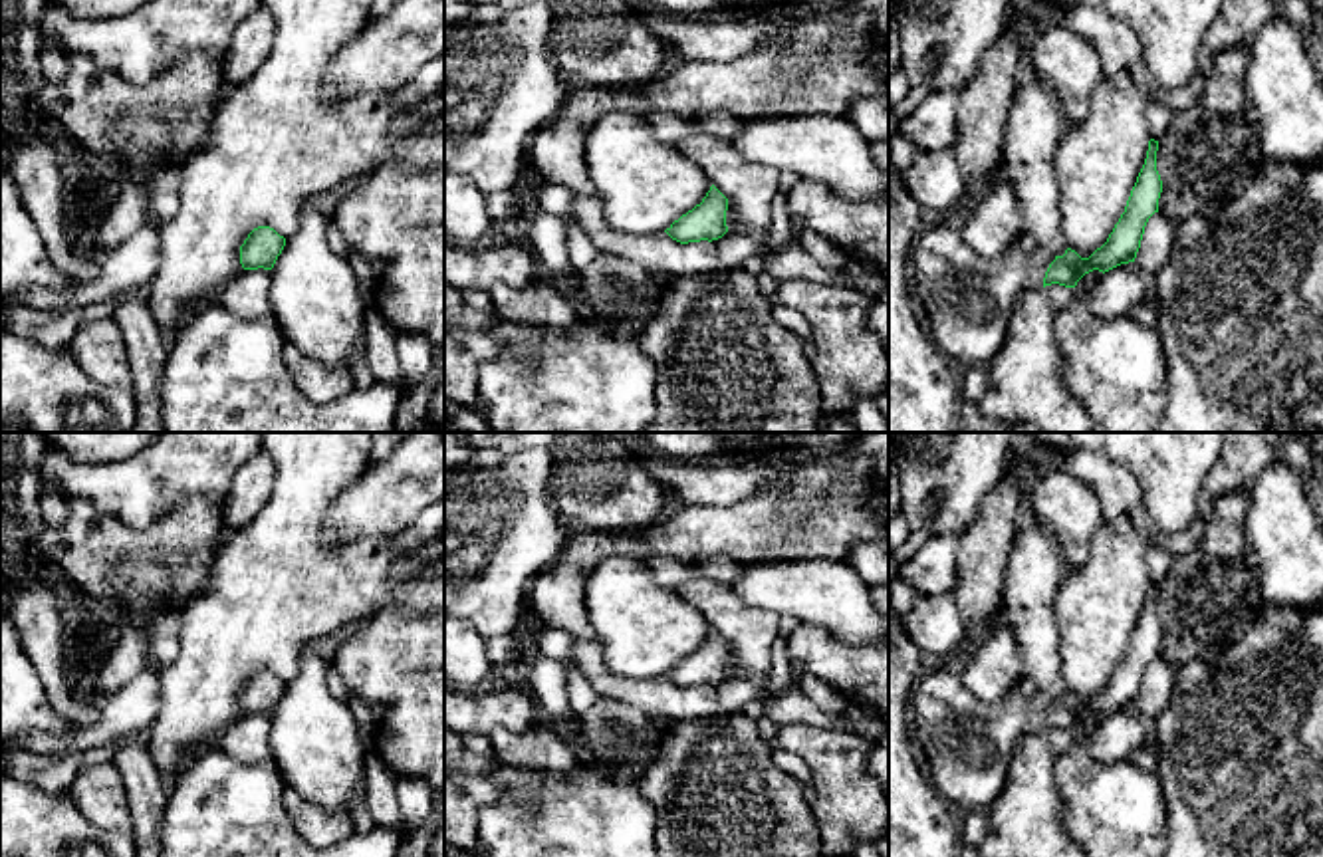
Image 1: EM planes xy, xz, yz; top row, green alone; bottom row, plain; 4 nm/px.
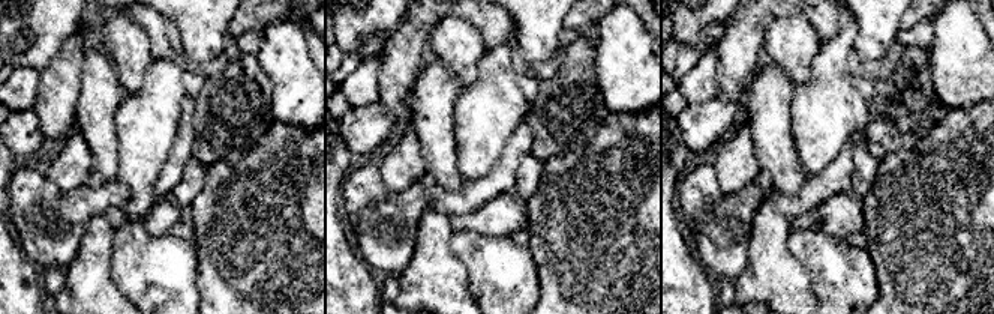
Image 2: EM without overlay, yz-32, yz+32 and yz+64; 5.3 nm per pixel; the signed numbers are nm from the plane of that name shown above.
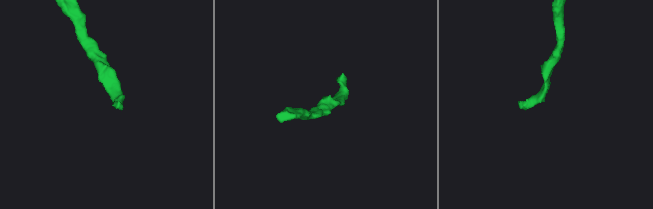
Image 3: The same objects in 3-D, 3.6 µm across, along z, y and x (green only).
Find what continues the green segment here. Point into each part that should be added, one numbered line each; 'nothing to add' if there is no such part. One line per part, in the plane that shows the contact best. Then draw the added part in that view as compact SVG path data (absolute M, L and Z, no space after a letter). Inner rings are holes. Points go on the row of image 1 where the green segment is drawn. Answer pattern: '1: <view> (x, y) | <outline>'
1: yz (968, 300) | M942 224L916 236L912 250L914 280L918 298L930 317L934 343L950 361L964 367L988 367L1000 353L1006 337L1014 306L1020 294L1033 286L1043 286L1045 272L1055 254L1025 254L1018 246L986 260L970 250L960 230Z

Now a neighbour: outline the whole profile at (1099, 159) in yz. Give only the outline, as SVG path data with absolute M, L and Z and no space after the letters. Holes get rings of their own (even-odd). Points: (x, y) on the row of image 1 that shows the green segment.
M1103 75L1087 119L1057 149L1061 234L1081 258L1107 242L1144 165L1152 139L1144 103L1133 75Z

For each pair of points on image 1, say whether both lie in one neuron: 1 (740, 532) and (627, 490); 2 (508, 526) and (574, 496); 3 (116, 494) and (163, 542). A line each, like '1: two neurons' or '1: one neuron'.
1: two neurons
2: two neurons
3: two neurons

